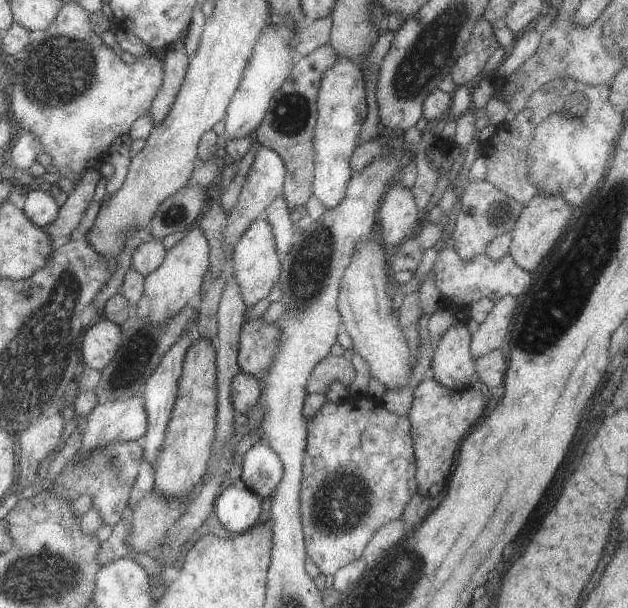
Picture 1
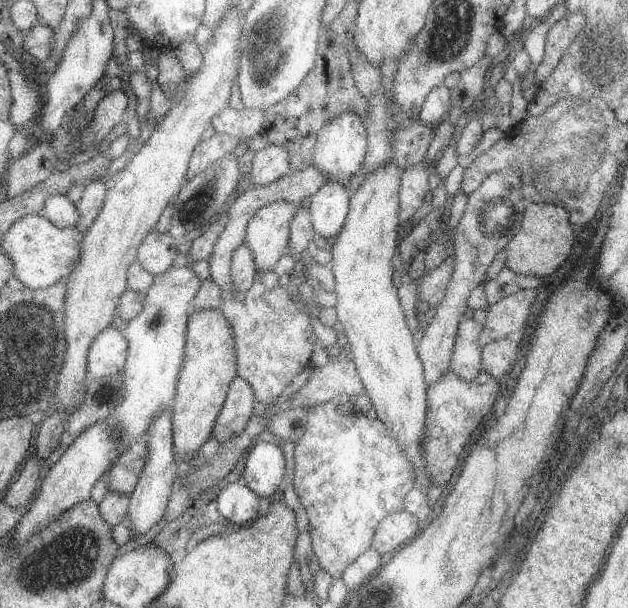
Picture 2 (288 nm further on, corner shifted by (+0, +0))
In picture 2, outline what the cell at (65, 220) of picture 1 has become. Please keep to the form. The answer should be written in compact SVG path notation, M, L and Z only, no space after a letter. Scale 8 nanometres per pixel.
M91 180L89 184L85 184L81 198L75 202L77 220L73 228L77 228L79 232L85 232L93 222L93 218L97 216L103 200L105 200L105 180Z

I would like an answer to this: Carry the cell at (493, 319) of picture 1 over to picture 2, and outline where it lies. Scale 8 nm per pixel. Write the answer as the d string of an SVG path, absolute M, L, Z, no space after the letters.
M517 290L515 294L489 304L485 310L483 328L479 332L477 344L483 348L495 340L505 340L507 334L513 334L531 322L529 306L533 304L535 290Z

